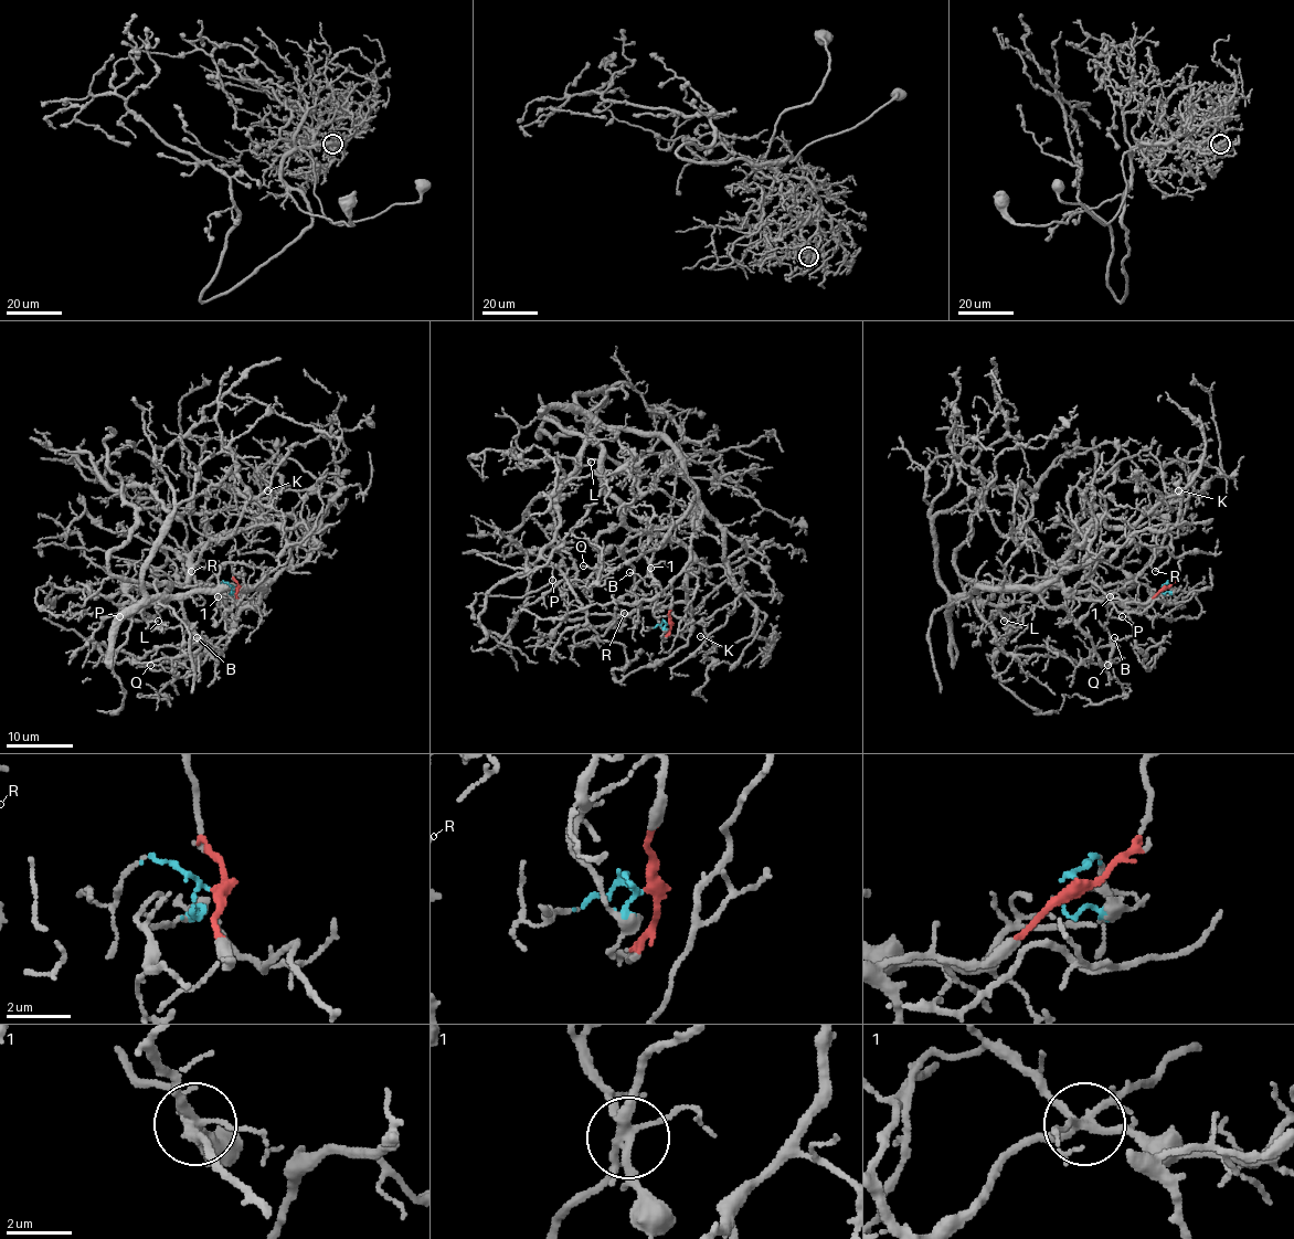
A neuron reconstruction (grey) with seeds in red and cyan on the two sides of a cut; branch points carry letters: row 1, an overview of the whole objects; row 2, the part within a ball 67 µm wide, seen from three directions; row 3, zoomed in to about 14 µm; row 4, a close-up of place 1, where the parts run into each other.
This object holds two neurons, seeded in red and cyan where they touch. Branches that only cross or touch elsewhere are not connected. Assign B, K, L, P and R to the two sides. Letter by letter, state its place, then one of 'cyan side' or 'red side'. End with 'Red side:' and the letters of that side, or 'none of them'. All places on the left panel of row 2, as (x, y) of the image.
B: at (197, 637); red side
K: at (267, 490); cyan side
L: at (158, 621); red side
P: at (119, 616); red side
R: at (191, 571); cyan side
Red side: B, L, P

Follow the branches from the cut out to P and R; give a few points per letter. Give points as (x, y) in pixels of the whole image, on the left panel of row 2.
P: (236, 588), (240, 604), (256, 601), (269, 584), (204, 589), (150, 604), (125, 588), (108, 597), (119, 615)
R: (234, 588), (224, 604), (210, 585), (224, 565), (193, 556), (254, 526), (251, 512), (184, 512), (191, 571)

